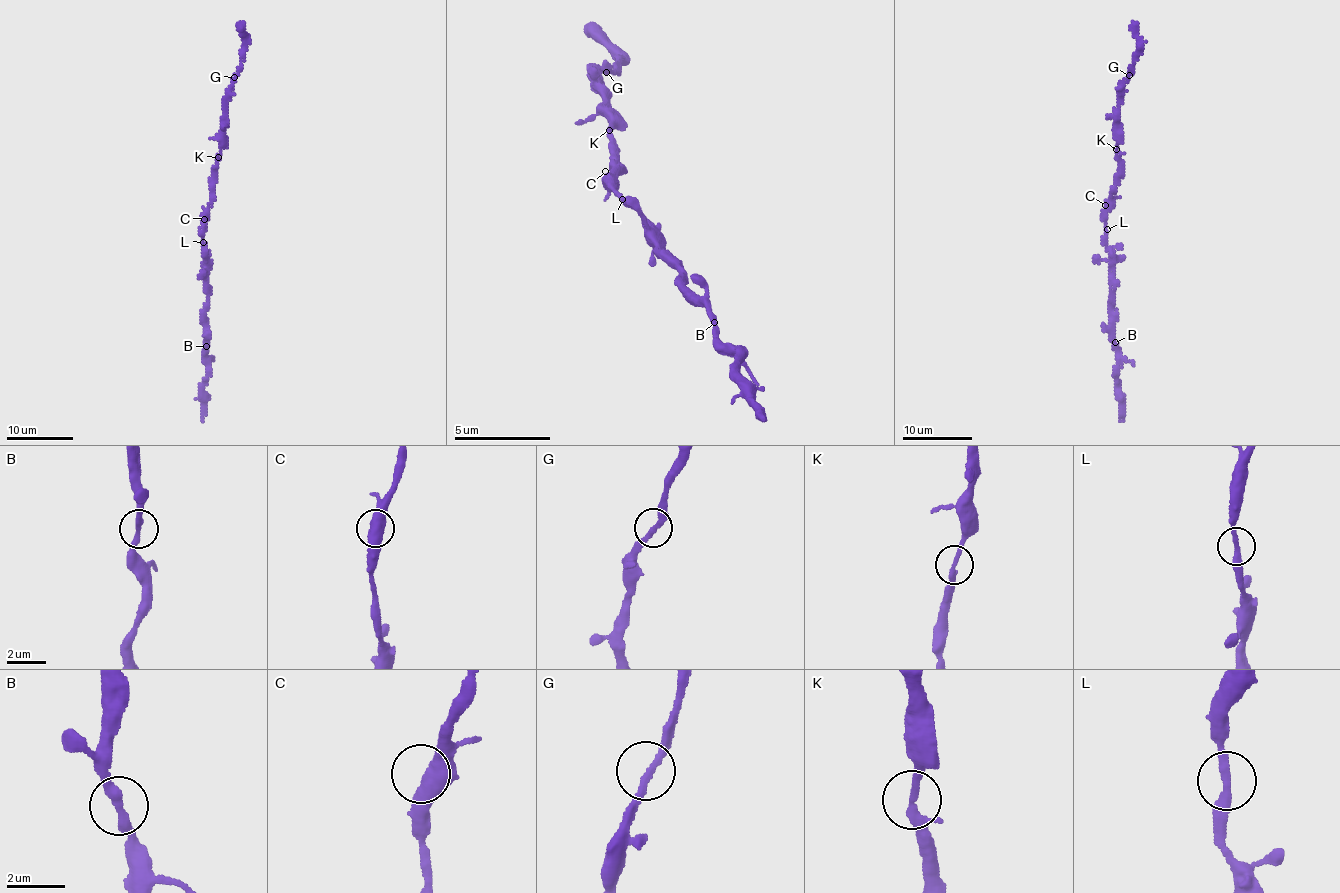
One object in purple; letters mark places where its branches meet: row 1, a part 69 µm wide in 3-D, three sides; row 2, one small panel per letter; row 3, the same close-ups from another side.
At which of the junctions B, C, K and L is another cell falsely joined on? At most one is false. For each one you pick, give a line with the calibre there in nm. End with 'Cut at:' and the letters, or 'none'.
Cut at: none

